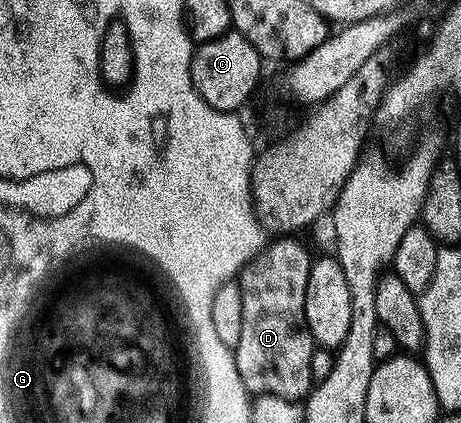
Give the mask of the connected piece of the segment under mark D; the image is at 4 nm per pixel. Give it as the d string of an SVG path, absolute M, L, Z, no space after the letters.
M278 237L273 240L275 243L267 242L253 259L250 259L242 266L242 270L236 276L236 282L240 285L240 297L244 301L244 330L240 332L240 341L232 350L234 360L236 361L236 369L240 373L240 381L244 381L247 391L254 397L259 395L275 395L276 397L302 401L305 400L312 390L312 357L316 350L316 344L306 324L306 314L304 313L304 293L308 293L308 273L310 272L312 254L310 255L309 249L298 239L301 238Z

